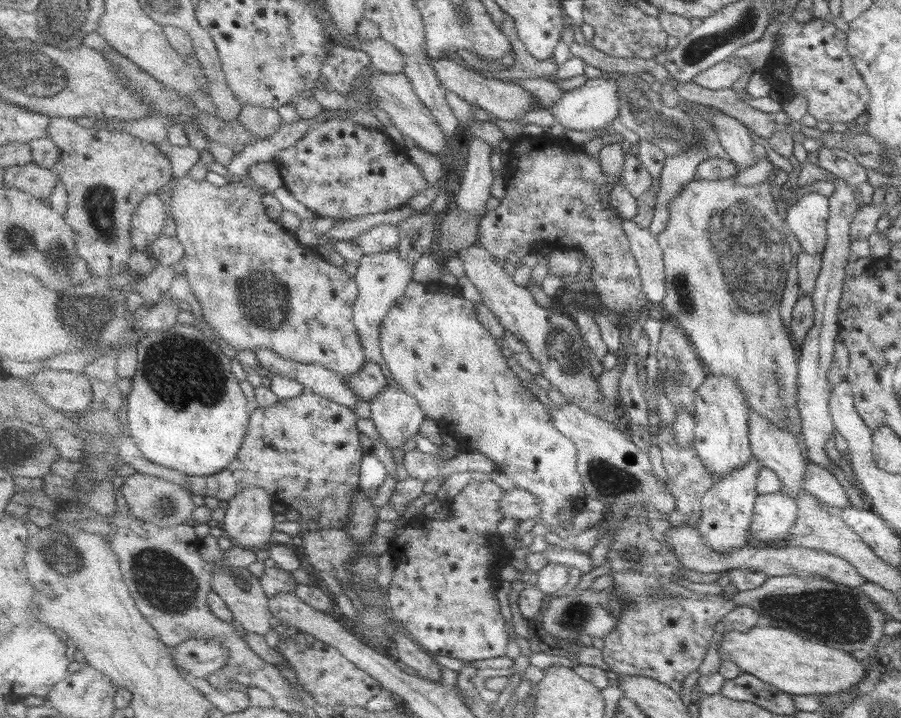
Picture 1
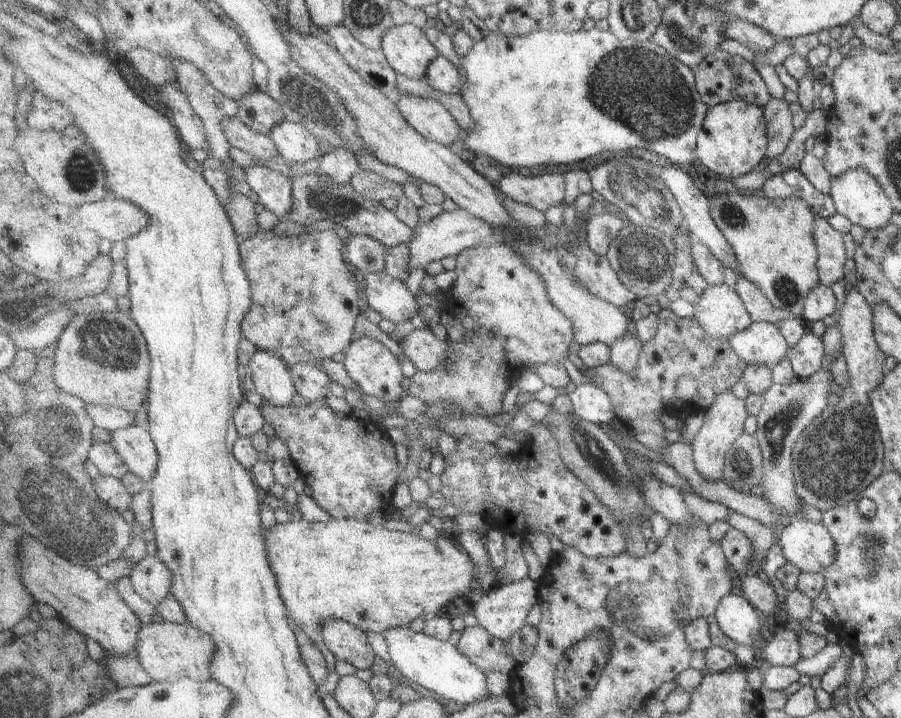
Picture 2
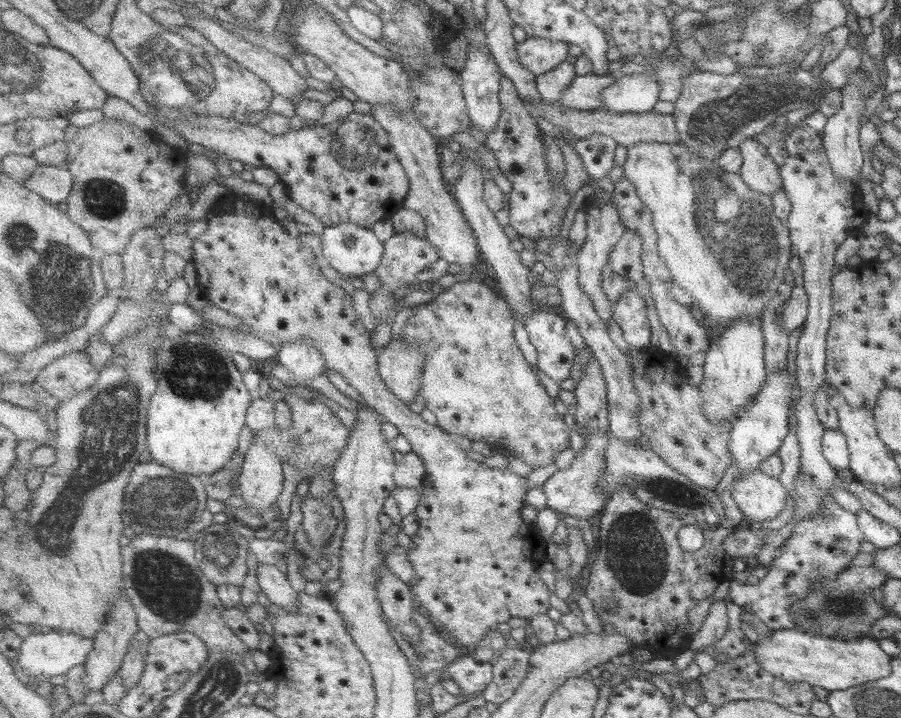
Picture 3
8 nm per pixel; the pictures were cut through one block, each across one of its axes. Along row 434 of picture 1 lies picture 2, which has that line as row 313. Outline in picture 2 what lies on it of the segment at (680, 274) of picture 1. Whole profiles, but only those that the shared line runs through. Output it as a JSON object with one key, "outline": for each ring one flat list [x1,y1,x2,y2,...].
{"outline":[[732,190,730,193,715,193,708,197,709,213,719,231,732,247,744,277,753,282,775,306,793,312,801,318,804,300,813,288,819,285,817,269,817,244,813,235,815,216,801,198,771,199,759,192]]}

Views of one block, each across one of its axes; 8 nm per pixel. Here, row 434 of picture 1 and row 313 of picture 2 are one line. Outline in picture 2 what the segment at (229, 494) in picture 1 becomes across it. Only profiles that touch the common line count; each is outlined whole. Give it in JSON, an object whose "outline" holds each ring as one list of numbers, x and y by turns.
{"outline":[[268,230,268,232,260,232,251,239,242,242,241,251,245,269,253,284,254,299,251,311,247,314,243,322,243,333,246,338,252,342,255,349,262,347,268,351,275,351,282,347,304,347,308,352,313,352,315,358,331,359,334,358,338,352,345,353,348,348,350,348,350,345,355,341,355,328,363,309,360,304,360,294,358,294,361,286,359,285,357,276,353,272,352,265,349,261,346,262,344,242,345,241,340,238,334,230,306,232,292,237,274,236,274,234]]}

